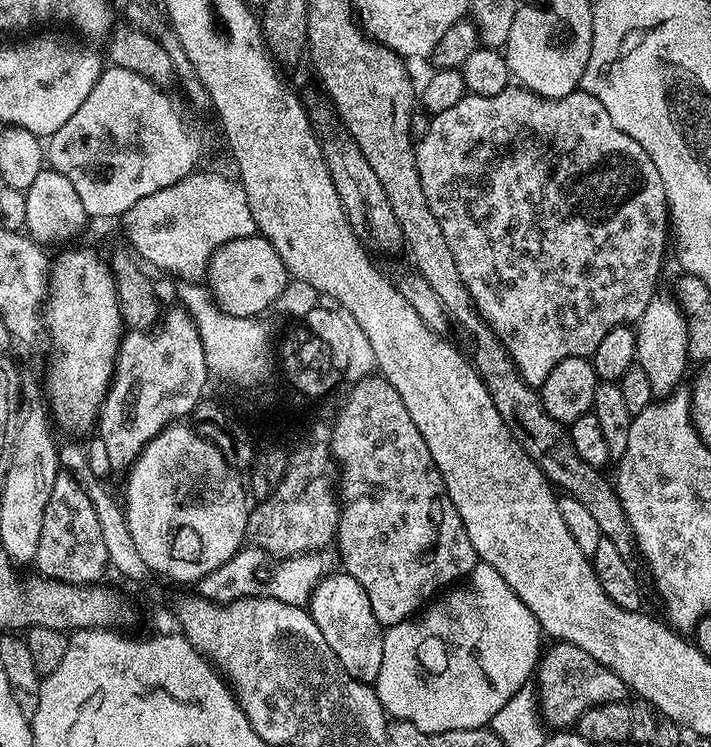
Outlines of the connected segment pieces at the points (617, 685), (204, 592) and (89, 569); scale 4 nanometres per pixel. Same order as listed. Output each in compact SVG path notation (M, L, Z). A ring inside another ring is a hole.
M556 642L551 645L553 648L543 653L538 665L538 680L540 676L540 688L538 687L538 703L545 725L556 730L568 730L579 725L584 712L590 710L595 704L618 704L629 699L630 689L614 670L602 666L598 658L590 658L586 650L578 650L578 646Z
M241 547L225 564L206 574L198 582L198 596L214 604L233 604L239 600L270 599L290 606L304 606L326 576L333 575L338 564L335 551L307 552L304 556L273 558L261 548Z
M61 474L54 482L54 494L46 502L46 518L42 518L42 538L38 538L38 554L34 561L45 580L62 584L96 584L110 565L101 527L94 505L72 475Z

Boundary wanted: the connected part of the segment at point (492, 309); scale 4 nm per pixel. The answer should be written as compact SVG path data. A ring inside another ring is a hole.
M510 86L502 94L493 96L466 94L457 104L450 106L450 110L442 110L431 117L429 130L415 145L414 151L422 194L426 194L426 202L430 202L430 210L434 218L438 218L438 226L442 226L446 246L450 246L450 254L454 254L454 262L458 262L458 274L462 274L462 282L466 290L470 290L470 298L476 304L480 317L491 326L502 346L506 346L527 384L544 384L558 362L575 356L591 357L606 334L615 327L631 325L643 318L643 312L658 291L656 283L660 280L660 267L664 264L664 227L670 221L664 183L650 154L646 154L646 150L642 150L630 134L614 126L614 118L606 114L606 106L602 106L598 98L577 90L557 100L548 100L523 86Z

